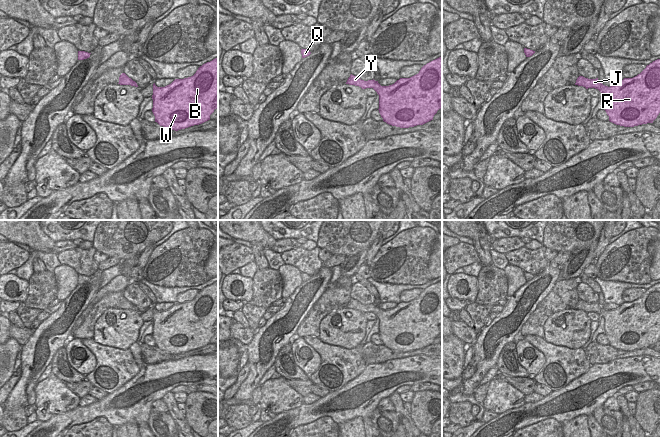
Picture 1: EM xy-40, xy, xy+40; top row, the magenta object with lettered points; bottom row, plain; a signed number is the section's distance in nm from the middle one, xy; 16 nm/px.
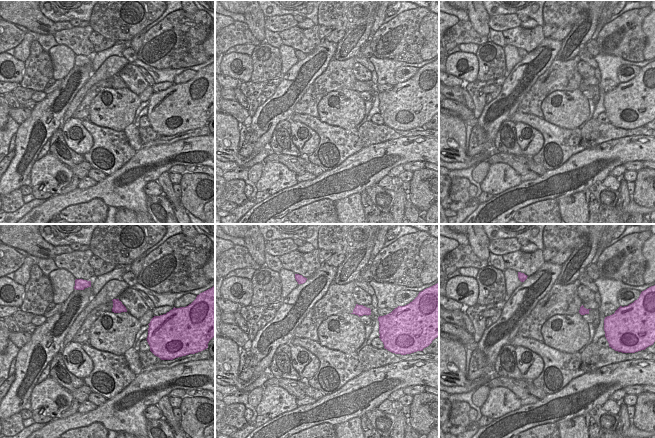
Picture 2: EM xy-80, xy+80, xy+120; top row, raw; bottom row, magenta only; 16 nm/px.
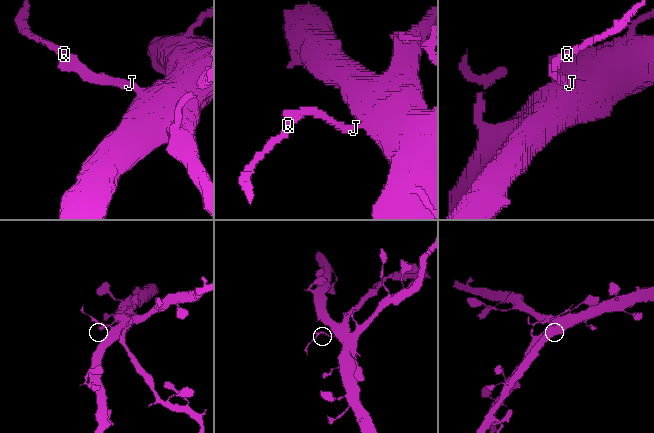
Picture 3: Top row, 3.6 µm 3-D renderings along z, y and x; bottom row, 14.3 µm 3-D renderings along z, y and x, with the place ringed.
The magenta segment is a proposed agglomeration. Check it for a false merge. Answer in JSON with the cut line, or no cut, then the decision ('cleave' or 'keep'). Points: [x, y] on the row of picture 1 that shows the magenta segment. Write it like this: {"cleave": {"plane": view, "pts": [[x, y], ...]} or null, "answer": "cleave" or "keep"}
{"cleave": {"plane": "xy+40", "pts": [[600, 81], [598, 89]]}, "answer": "cleave"}

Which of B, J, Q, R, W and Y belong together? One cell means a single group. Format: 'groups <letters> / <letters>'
groups B R W / J Q Y

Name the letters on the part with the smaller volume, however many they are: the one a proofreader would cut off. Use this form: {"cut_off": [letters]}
{"cut_off": ["J", "Q", "Y"]}

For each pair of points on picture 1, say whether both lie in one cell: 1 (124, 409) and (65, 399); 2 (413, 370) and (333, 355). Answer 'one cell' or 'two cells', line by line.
1: two cells
2: two cells

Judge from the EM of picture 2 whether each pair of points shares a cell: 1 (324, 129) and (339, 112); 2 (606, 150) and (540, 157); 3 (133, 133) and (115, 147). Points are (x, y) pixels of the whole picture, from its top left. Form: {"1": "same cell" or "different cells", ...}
{"1": "different cells", "2": "different cells", "3": "different cells"}

